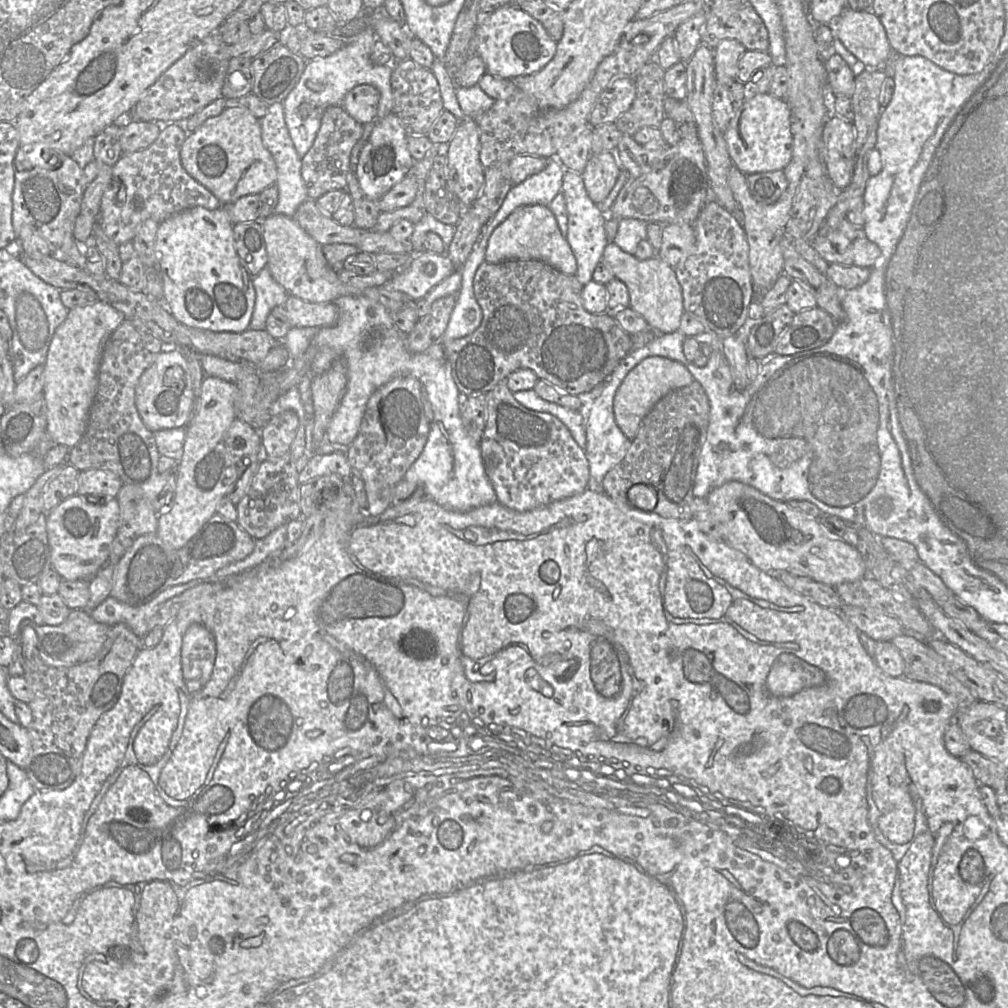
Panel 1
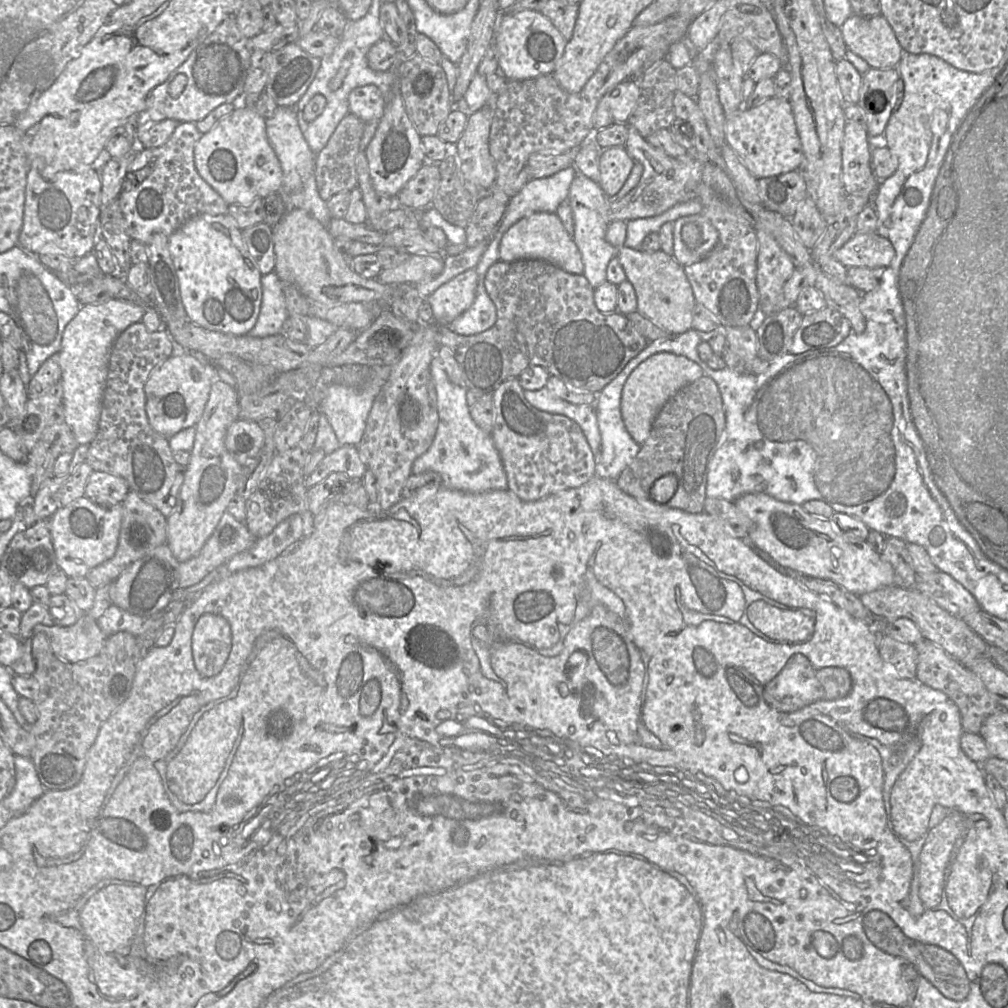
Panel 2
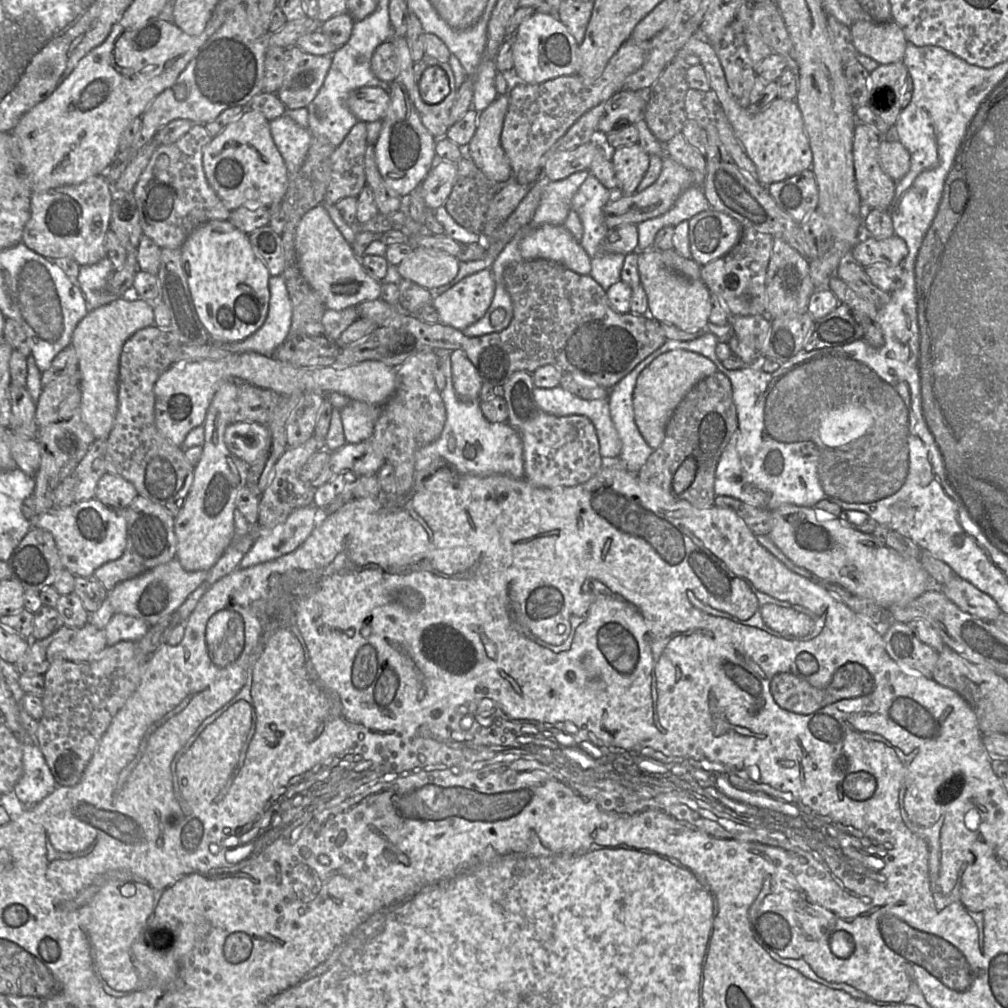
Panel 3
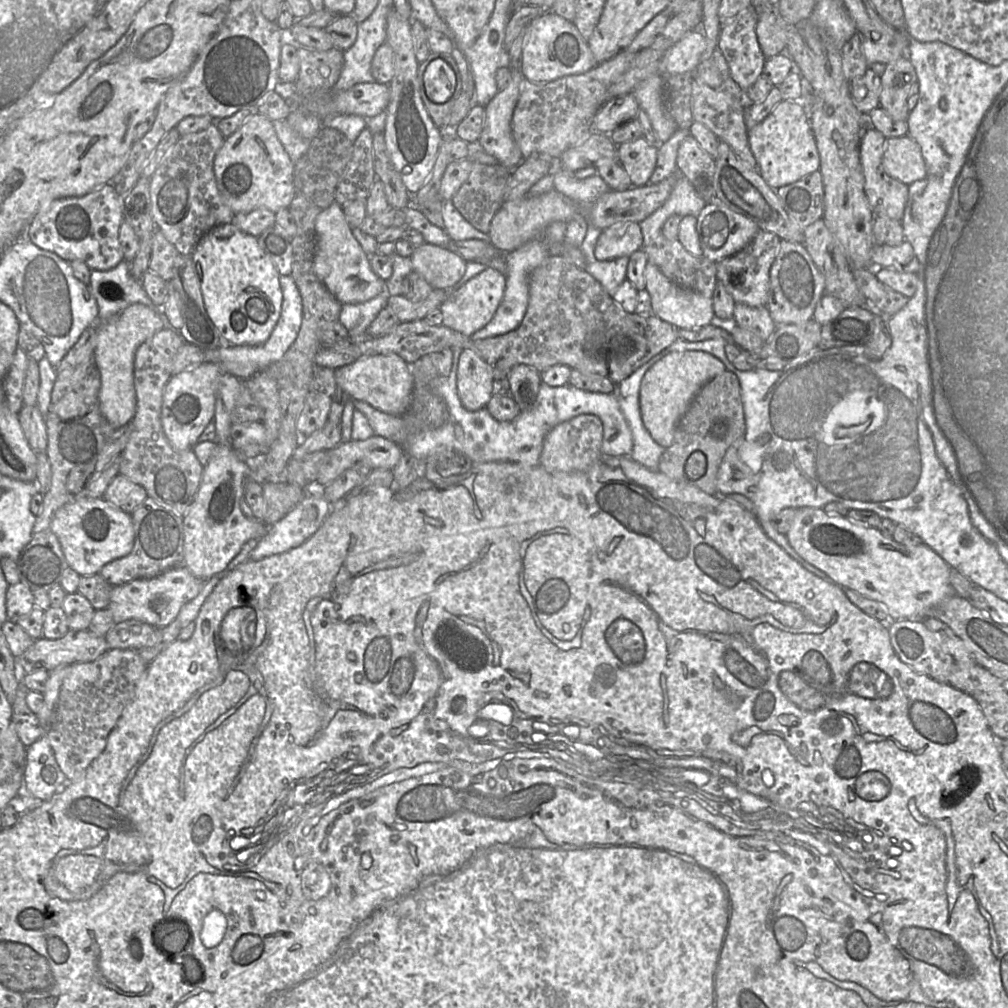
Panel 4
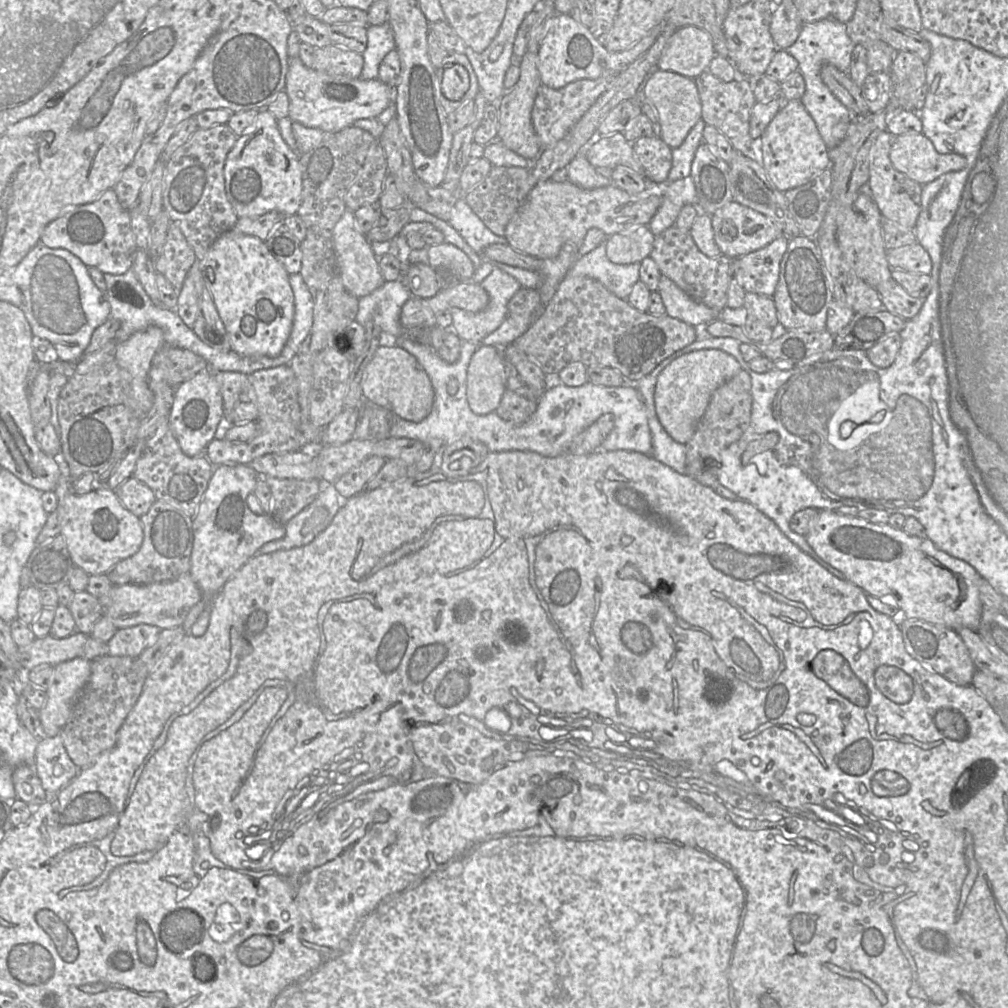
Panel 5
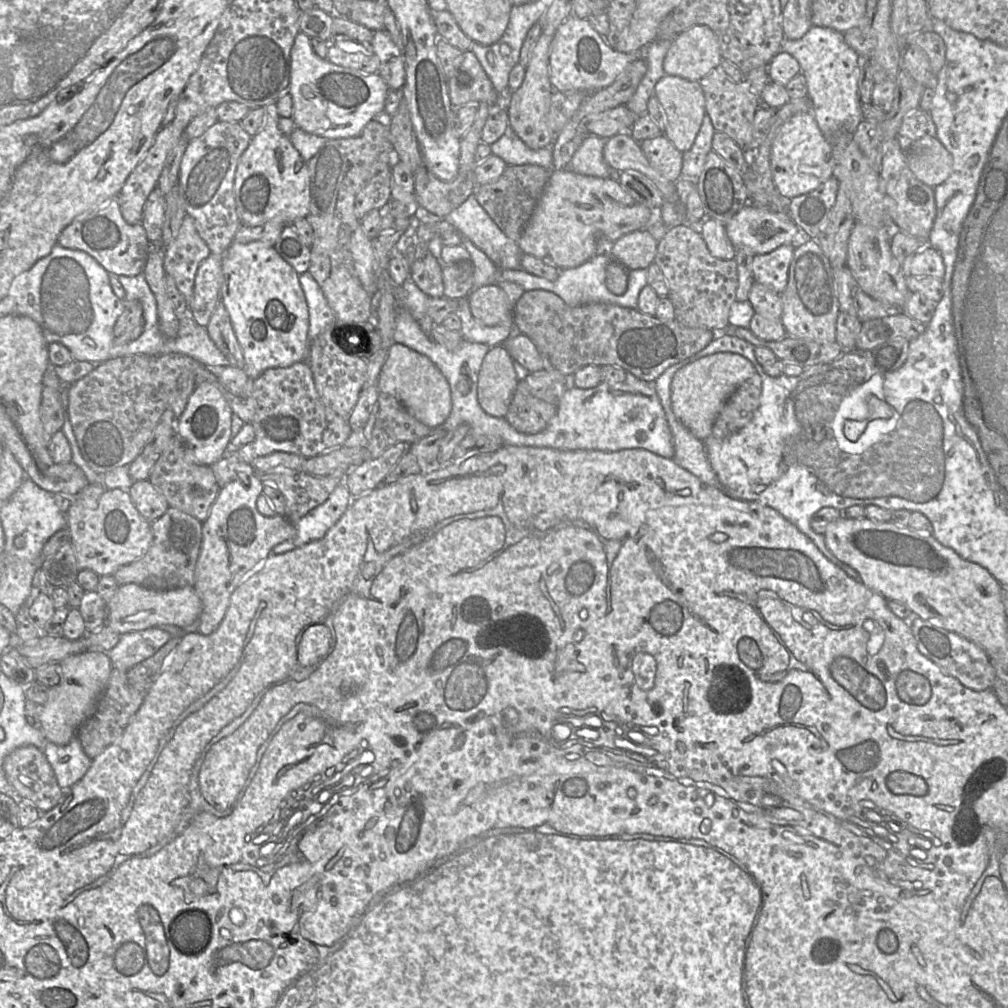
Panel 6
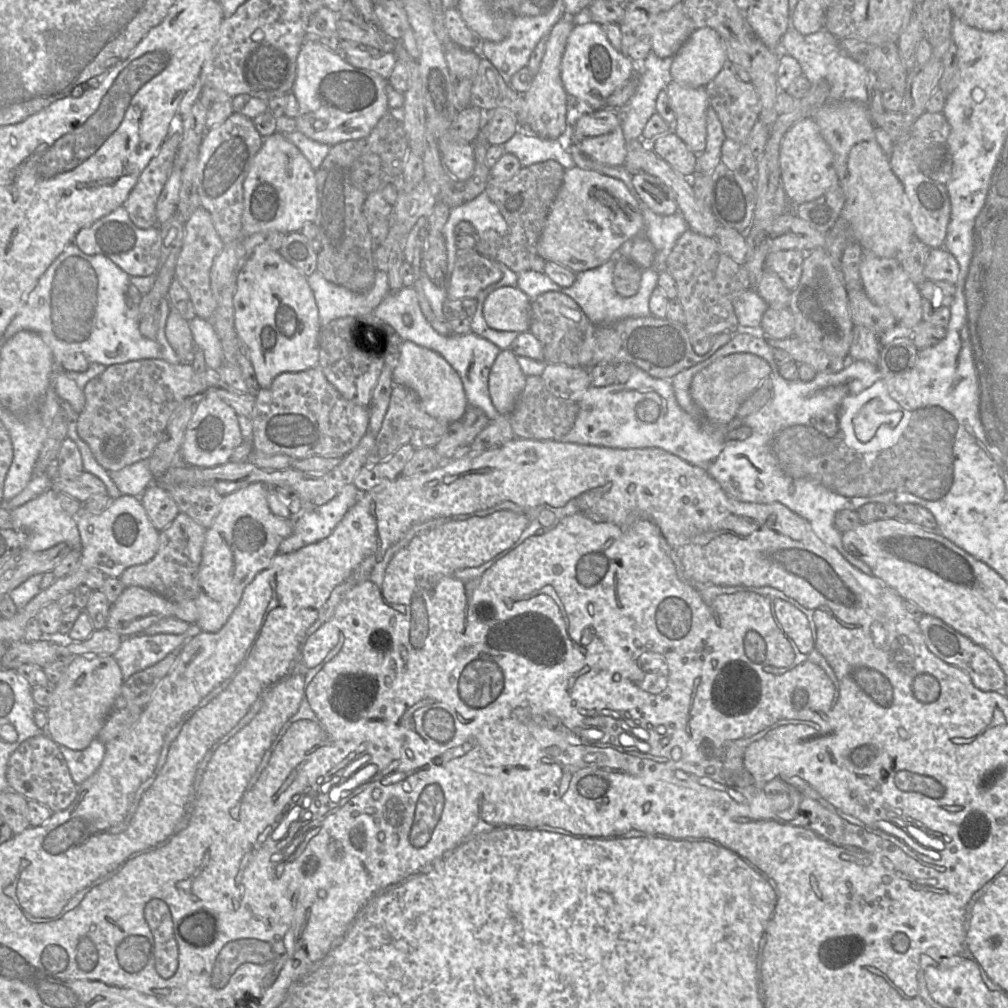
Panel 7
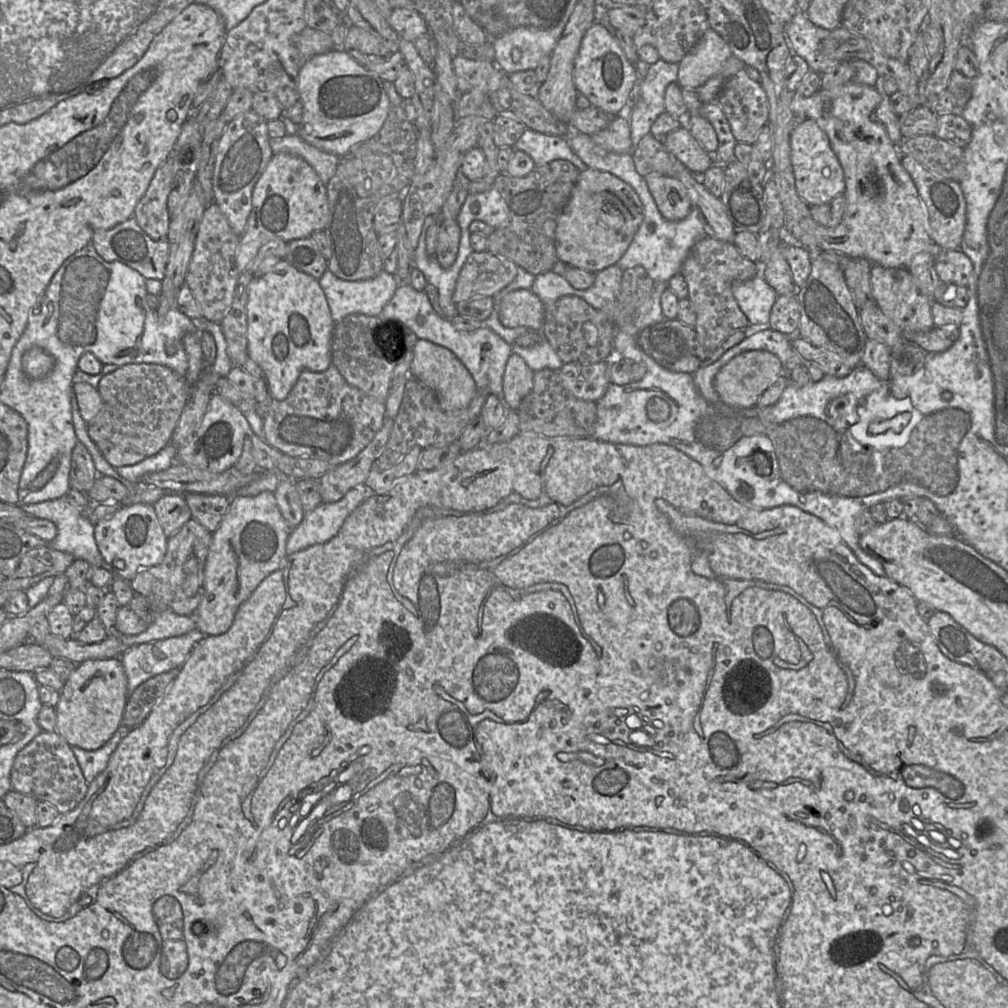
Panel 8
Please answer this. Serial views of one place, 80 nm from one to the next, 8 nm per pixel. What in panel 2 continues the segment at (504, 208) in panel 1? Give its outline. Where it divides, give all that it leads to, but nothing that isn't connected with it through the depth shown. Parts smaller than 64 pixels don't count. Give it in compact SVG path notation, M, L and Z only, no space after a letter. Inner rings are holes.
M571 166L552 176L532 179L527 182L515 195L506 207L497 228L487 239L491 245L491 238L498 229L511 227L523 217L537 212L555 213L558 206L567 200L569 189L577 170Z

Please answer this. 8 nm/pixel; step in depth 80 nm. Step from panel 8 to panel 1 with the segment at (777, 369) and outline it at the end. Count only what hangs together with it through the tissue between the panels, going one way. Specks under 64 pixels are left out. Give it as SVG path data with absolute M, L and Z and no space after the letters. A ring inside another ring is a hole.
M662 356L642 360L627 374L615 394L613 410L617 425L627 438L633 440L644 417L662 397L693 381L690 371L680 362Z

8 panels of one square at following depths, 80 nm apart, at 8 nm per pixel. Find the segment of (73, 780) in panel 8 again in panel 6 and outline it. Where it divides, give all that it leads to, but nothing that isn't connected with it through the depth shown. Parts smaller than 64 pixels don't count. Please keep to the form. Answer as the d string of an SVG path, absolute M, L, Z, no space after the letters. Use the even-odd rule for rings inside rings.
M26 745L4 760L5 776L17 799L29 800L43 813L59 804L64 791L42 749Z

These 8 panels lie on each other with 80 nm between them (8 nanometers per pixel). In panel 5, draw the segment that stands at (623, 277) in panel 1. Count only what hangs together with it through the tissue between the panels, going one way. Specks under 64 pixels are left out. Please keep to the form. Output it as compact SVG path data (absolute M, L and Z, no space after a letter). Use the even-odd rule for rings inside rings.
M664 275L659 279L656 292L662 298L666 315L672 318L692 326L706 325L716 318L713 310L691 298Z

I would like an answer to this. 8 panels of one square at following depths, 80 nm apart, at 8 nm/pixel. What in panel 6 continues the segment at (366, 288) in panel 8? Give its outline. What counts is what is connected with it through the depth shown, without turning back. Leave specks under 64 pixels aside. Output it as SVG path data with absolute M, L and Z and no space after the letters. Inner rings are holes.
M309 272L299 275L299 282L304 291L309 311L309 340L312 341L330 323L335 314L329 306L319 284Z

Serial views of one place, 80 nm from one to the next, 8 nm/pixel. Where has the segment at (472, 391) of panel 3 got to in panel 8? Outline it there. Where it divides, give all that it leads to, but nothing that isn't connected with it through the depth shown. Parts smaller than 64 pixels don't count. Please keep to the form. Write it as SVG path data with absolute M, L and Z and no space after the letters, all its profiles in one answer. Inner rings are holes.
M517 354L509 357L502 384L502 401L516 410L534 385L534 371Z

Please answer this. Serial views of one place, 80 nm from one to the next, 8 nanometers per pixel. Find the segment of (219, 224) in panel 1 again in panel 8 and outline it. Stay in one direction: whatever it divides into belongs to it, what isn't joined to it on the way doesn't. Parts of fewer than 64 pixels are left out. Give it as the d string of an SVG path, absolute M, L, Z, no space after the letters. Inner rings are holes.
M286 259L252 263L246 270L252 271L247 287L248 356L262 369L272 399L282 401L303 371L322 372L331 366L331 338L335 323L318 280L296 269Z

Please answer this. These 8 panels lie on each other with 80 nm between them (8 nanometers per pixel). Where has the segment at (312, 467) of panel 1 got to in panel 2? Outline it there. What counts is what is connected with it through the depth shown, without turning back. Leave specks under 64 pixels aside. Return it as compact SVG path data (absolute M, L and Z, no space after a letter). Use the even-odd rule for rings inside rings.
M344 445L323 458L317 468L305 477L305 485L307 488L315 486L334 472L342 472L352 480L358 480L367 471L367 466L361 460L357 447Z

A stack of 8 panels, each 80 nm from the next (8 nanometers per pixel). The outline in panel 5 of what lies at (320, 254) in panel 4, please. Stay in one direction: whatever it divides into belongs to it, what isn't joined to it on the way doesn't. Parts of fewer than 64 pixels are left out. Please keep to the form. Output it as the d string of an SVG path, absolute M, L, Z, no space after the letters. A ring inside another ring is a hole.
M347 209L333 230L333 247L338 275L348 292L361 298L368 296L385 281L382 276L378 256L374 253L366 234L359 230L353 211Z

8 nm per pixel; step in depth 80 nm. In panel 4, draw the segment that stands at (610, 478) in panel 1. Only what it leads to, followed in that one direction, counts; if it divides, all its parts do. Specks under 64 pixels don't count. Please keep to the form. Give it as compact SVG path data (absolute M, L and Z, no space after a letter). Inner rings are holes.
M724 371L705 383L692 400L686 412L680 418L673 437L673 443L665 449L659 460L657 469L669 478L688 483L685 480L685 464L688 458L697 451L702 452L707 459L705 473L689 484L701 489L709 495L717 495L717 474L727 449L745 432L745 417L741 399L741 389L738 377L729 371Z

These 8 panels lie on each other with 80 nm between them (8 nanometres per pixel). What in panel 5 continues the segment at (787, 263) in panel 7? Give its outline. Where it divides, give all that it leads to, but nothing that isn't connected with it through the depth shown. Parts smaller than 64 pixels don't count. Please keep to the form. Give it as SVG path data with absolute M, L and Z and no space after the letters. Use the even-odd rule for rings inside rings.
M780 236L765 247L732 260L731 276L747 292L772 297L788 238Z

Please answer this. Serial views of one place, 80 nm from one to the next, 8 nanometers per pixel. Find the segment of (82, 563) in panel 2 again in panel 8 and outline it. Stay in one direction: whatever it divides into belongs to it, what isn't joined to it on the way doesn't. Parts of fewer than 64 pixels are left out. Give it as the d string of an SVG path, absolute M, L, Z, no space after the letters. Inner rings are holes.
M132 504L120 508L108 519L94 525L94 537L97 547L106 563L114 567L114 578L119 577L127 581L132 580L142 570L160 564L167 550L167 536L165 535L152 505Z

